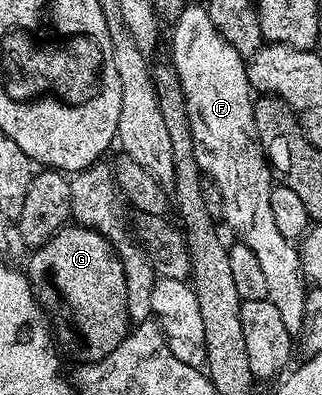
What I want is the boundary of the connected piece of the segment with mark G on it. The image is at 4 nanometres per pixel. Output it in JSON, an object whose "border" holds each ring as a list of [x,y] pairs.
{"border":[[[67,225],[61,227],[42,247],[33,248],[29,259],[30,264],[24,267],[25,274],[30,280],[30,286],[34,288],[34,296],[38,299],[39,305],[48,312],[49,318],[52,320],[52,331],[56,336],[57,342],[61,346],[63,343],[76,358],[86,359],[82,361],[85,361],[87,364],[95,363],[104,357],[108,357],[108,353],[112,353],[112,349],[116,349],[116,345],[120,345],[120,341],[124,341],[124,337],[132,327],[132,320],[128,313],[128,281],[124,281],[124,265],[120,265],[120,257],[116,253],[116,249],[112,249],[110,242],[100,233],[96,233],[92,229],[77,225]]]}

